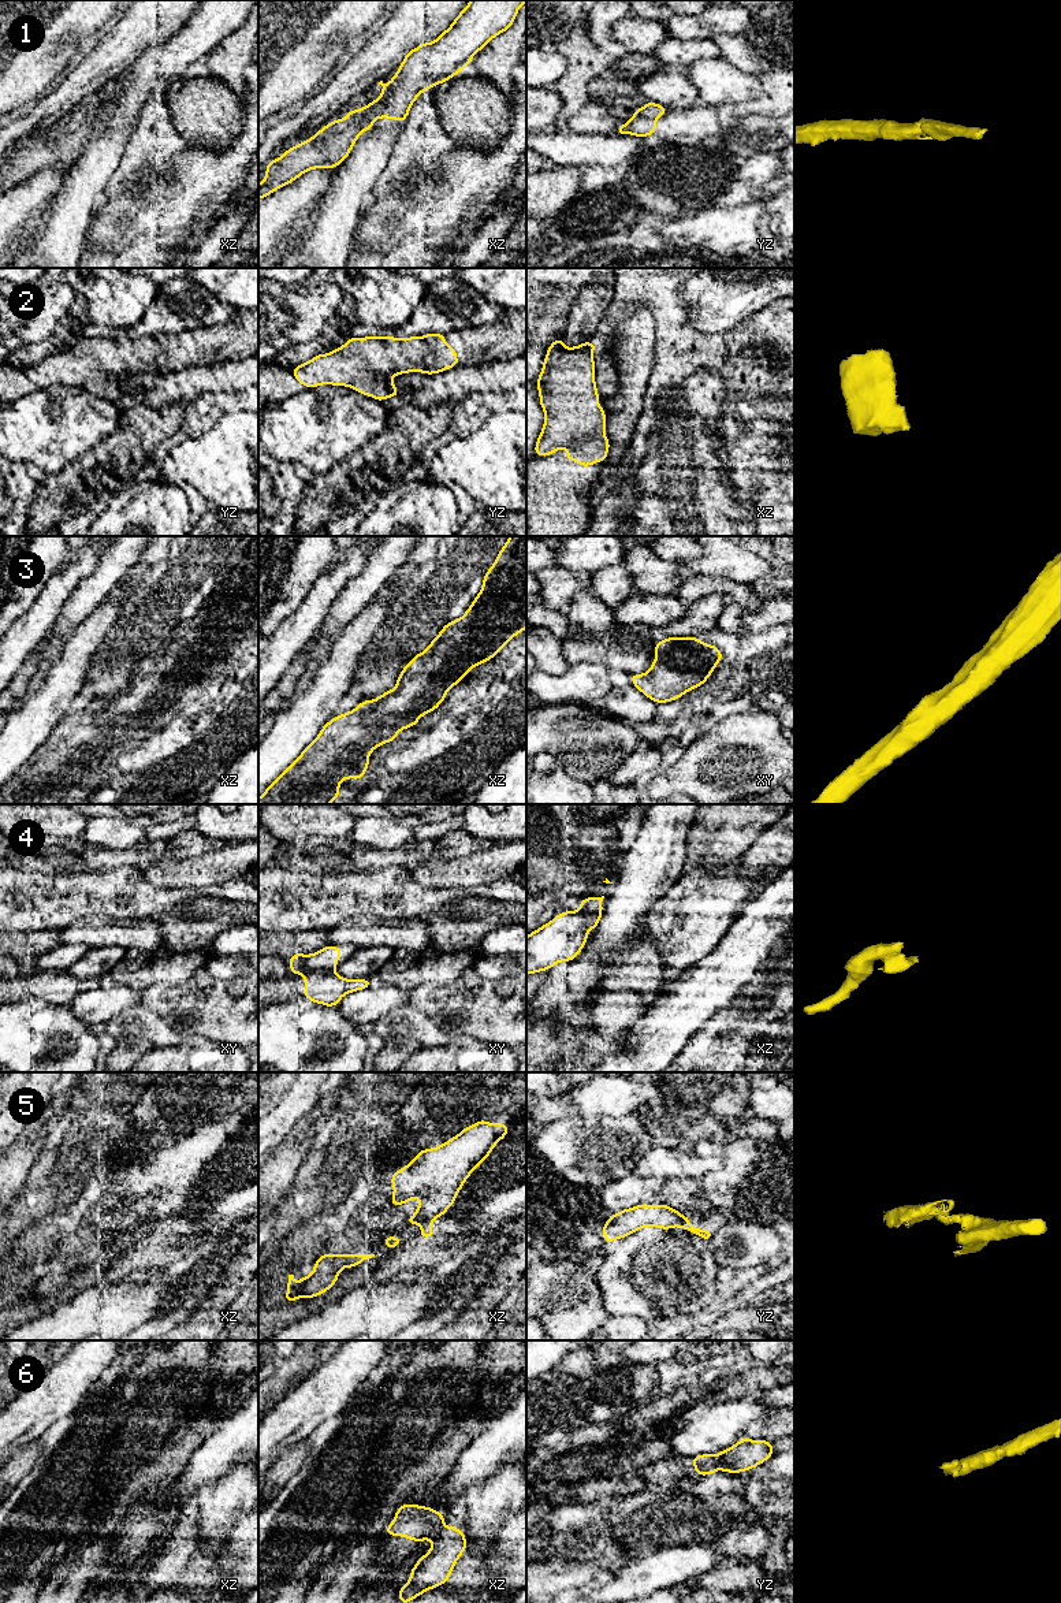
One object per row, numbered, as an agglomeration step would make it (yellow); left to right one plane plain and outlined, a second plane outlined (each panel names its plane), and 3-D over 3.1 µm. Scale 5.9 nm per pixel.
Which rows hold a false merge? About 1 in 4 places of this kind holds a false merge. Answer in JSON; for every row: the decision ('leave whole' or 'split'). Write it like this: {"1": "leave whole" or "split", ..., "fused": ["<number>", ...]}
{"1": "split", "2": "leave whole", "3": "leave whole", "4": "split", "5": "split", "6": "split", "fused": ["1", "4", "5", "6"]}

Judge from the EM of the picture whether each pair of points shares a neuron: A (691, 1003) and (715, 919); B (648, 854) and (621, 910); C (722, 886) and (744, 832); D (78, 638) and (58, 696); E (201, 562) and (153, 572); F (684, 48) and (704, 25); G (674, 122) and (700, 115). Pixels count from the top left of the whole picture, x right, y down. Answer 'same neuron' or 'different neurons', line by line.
A: different neurons
B: same neuron
C: different neurons
D: same neuron
E: same neuron
F: different neurons
G: same neuron

